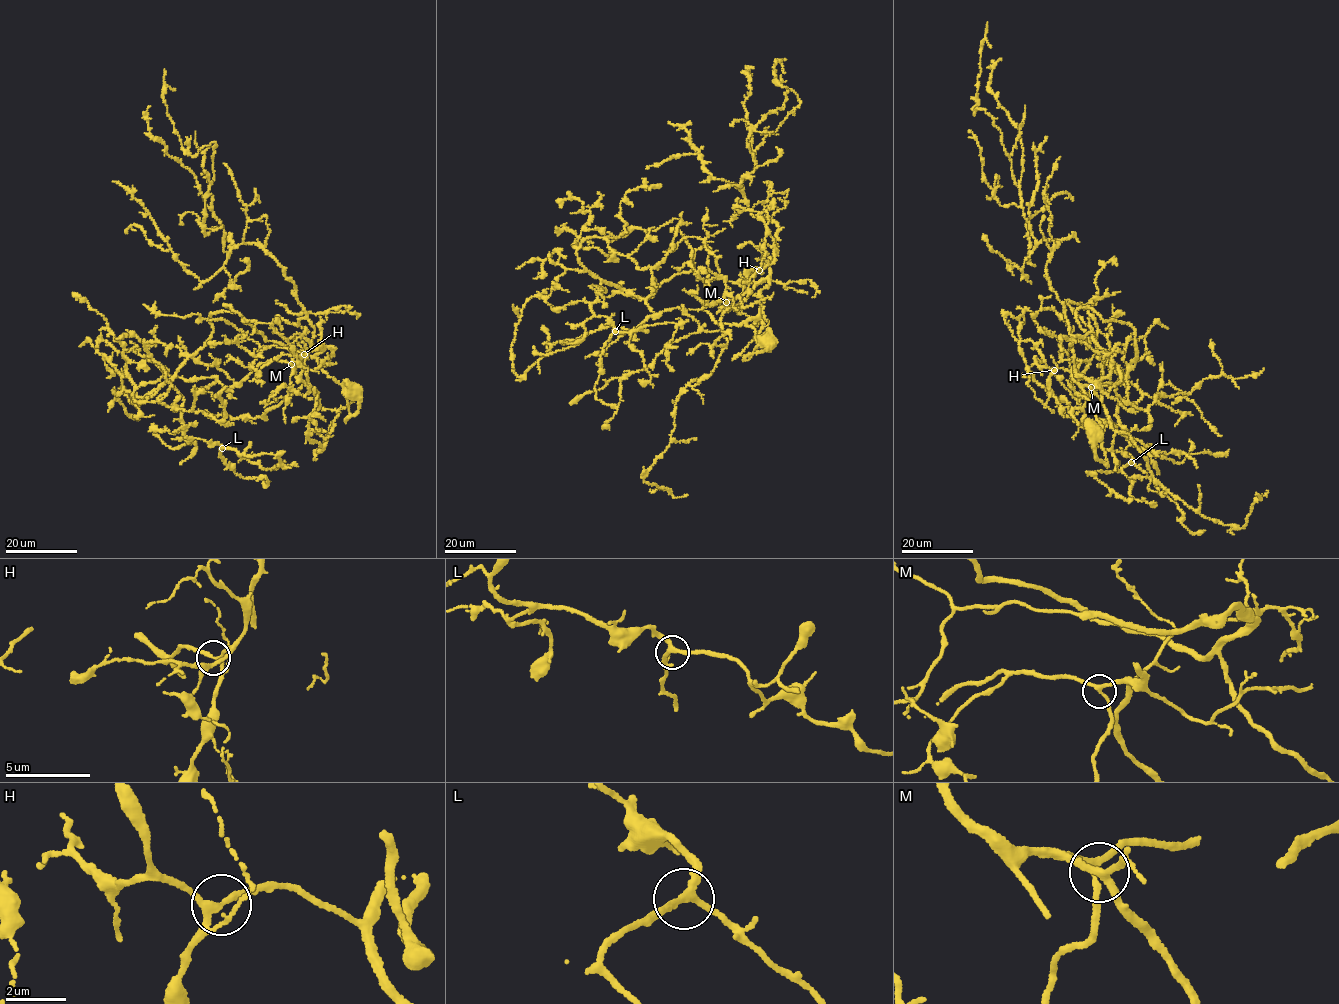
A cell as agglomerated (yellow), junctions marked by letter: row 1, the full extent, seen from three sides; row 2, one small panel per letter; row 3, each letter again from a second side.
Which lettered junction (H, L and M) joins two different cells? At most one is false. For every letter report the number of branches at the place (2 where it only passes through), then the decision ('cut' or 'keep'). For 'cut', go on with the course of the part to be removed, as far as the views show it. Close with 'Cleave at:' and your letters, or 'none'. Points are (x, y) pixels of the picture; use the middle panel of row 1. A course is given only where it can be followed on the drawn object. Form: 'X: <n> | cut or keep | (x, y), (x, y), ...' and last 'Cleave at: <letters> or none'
H: 3 | keep
L: 3 | keep
M: 3 | keep
Cleave at: none

